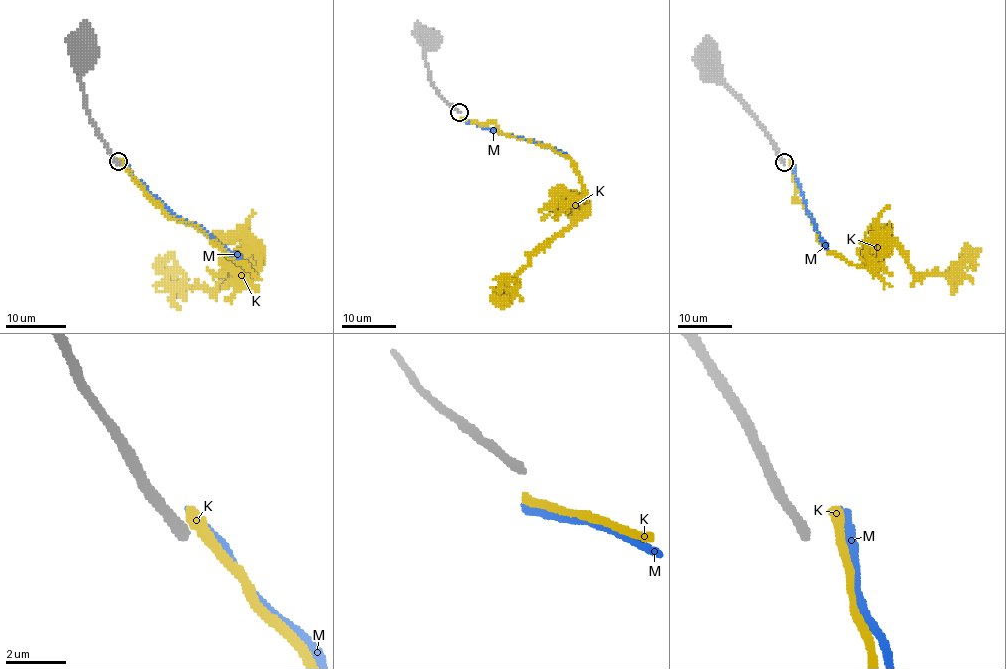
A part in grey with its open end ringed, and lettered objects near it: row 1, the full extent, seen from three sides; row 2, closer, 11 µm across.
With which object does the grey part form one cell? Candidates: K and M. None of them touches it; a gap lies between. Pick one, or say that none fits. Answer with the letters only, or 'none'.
K

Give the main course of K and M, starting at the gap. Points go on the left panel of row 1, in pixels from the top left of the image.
K: (119, 159), (172, 217), (200, 227), (257, 278), (248, 253), (212, 287), (173, 284), (158, 266), (170, 266)
M: (119, 159), (175, 215), (199, 224), (241, 259)

